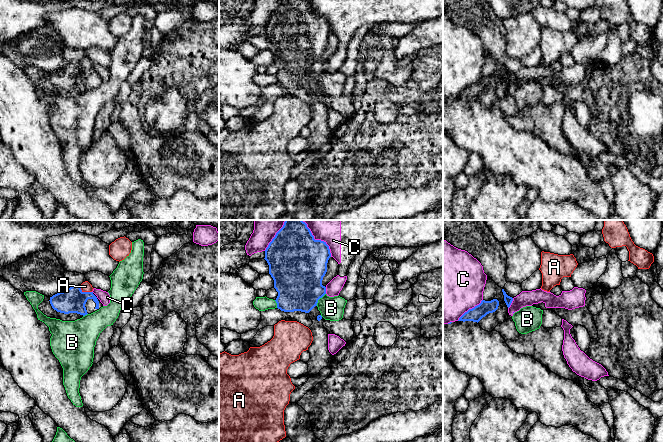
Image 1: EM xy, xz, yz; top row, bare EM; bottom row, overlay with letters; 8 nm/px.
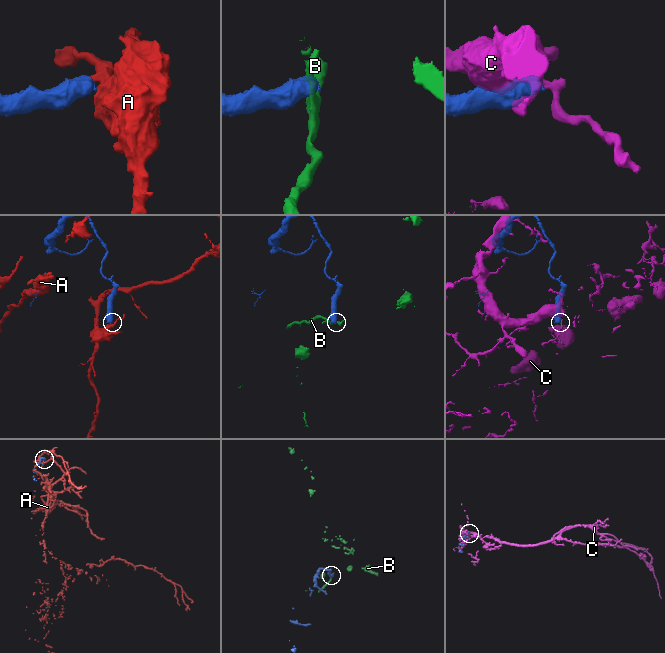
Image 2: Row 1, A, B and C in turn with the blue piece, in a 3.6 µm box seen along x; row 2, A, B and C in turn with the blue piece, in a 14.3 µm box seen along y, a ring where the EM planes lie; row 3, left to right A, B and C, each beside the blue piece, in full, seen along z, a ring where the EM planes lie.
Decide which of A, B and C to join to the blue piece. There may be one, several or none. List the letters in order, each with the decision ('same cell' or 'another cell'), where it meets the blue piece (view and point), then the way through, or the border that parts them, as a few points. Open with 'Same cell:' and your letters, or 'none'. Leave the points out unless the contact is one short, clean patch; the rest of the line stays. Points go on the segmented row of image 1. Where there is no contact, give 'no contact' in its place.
Same cell: none
A: another cell | xy (85, 292) | along xy (79, 286), (83, 291), (91, 292)
B: another cell | xz (319, 298) | along xz (325, 293), (316, 305)
C: another cell | xz (317, 240)

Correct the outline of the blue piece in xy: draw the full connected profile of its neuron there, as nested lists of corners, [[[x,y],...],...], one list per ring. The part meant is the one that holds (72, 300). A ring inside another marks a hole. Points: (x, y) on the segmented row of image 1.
[[[80,286],[59,292],[50,297],[49,301],[54,310],[64,314],[77,313],[85,316],[103,307],[93,292],[83,292]]]

